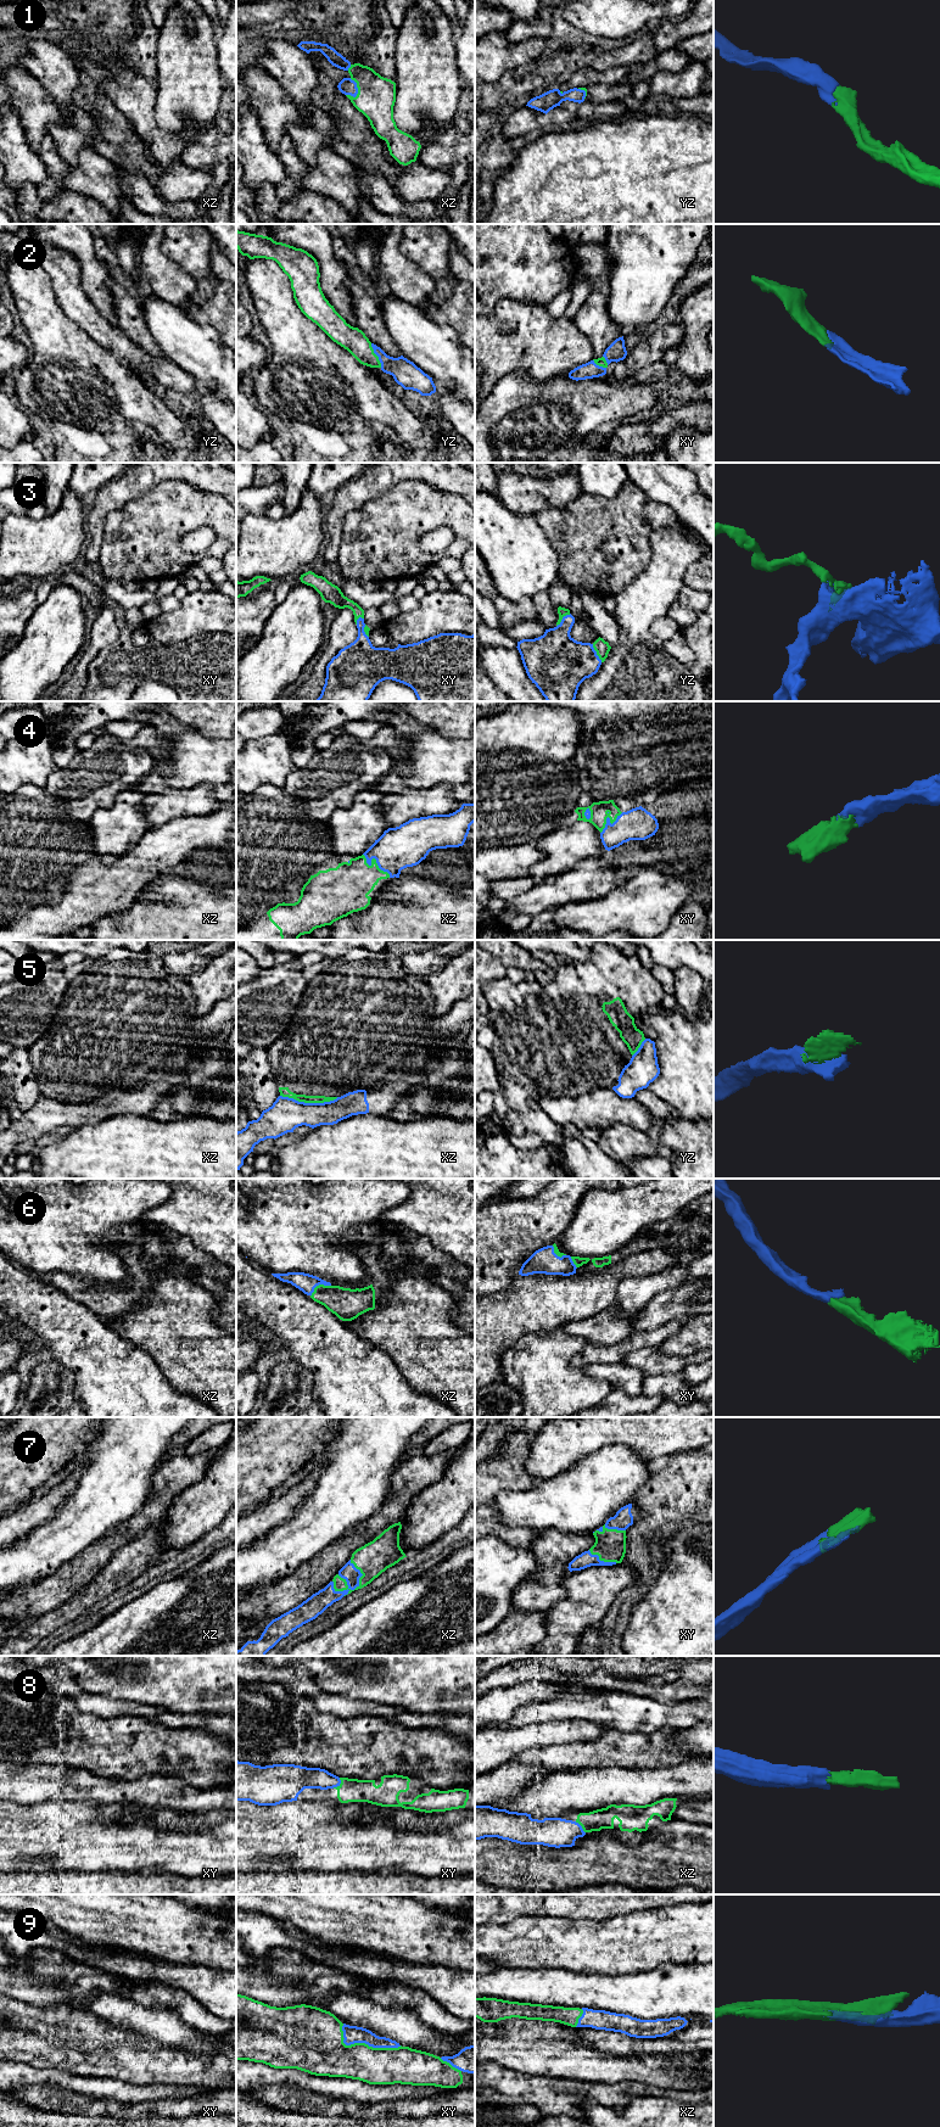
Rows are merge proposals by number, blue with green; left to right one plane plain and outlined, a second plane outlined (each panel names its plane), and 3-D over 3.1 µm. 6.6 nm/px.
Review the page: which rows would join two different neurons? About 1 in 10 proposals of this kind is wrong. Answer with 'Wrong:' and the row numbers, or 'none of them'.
Wrong: 5

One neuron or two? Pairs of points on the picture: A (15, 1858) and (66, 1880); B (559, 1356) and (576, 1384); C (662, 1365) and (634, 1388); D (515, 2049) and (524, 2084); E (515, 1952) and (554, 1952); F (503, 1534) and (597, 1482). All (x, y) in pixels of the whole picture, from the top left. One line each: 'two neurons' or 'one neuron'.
A: two neurons
B: one neuron
C: two neurons
D: two neurons
E: one neuron
F: two neurons

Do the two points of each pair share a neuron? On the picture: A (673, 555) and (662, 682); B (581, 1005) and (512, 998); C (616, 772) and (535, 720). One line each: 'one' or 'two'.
A: one
B: two
C: two

